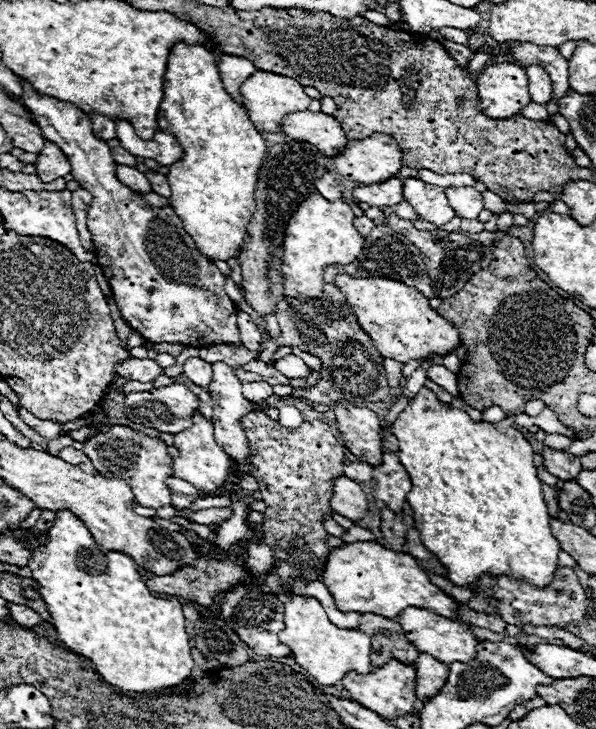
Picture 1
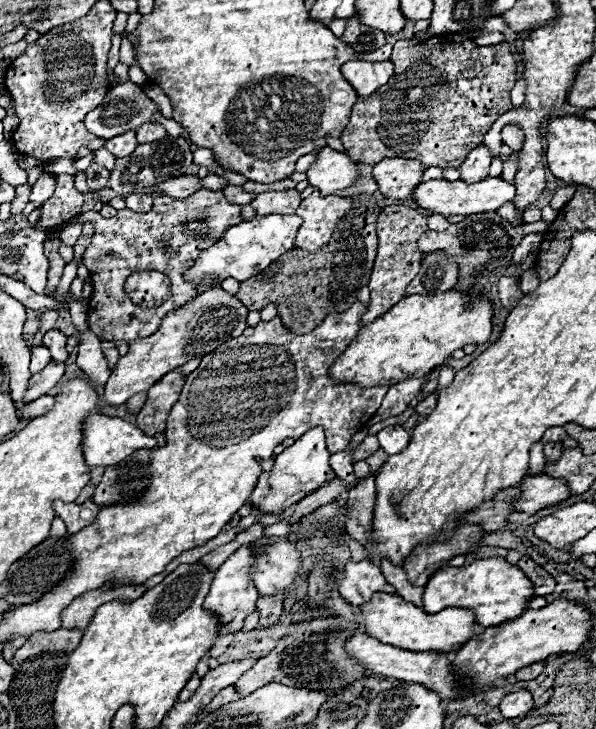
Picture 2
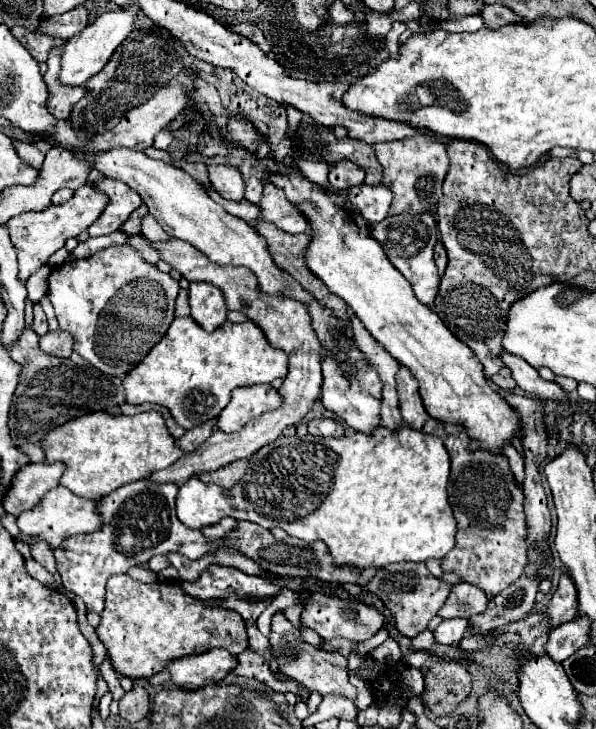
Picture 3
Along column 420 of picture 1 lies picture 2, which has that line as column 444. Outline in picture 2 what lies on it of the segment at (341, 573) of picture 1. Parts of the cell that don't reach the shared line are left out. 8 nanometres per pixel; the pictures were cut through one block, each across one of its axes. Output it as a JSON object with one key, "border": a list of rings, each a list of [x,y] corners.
{"border":[[[486,558],[474,560],[470,566],[462,568],[444,566],[436,570],[426,584],[424,612],[436,614],[450,606],[468,608],[476,614],[480,626],[490,628],[518,618],[518,614],[526,610],[530,598],[534,598],[534,586],[518,566],[508,564],[504,558]]]}

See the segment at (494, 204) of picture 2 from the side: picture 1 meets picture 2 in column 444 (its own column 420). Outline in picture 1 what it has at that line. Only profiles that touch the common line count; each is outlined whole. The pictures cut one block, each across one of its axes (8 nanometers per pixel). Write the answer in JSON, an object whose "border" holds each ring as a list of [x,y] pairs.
{"border":[[[406,178],[404,180],[404,200],[412,204],[416,214],[428,222],[434,222],[436,226],[442,226],[452,220],[454,210],[450,208],[444,188],[426,184],[418,178]]]}

